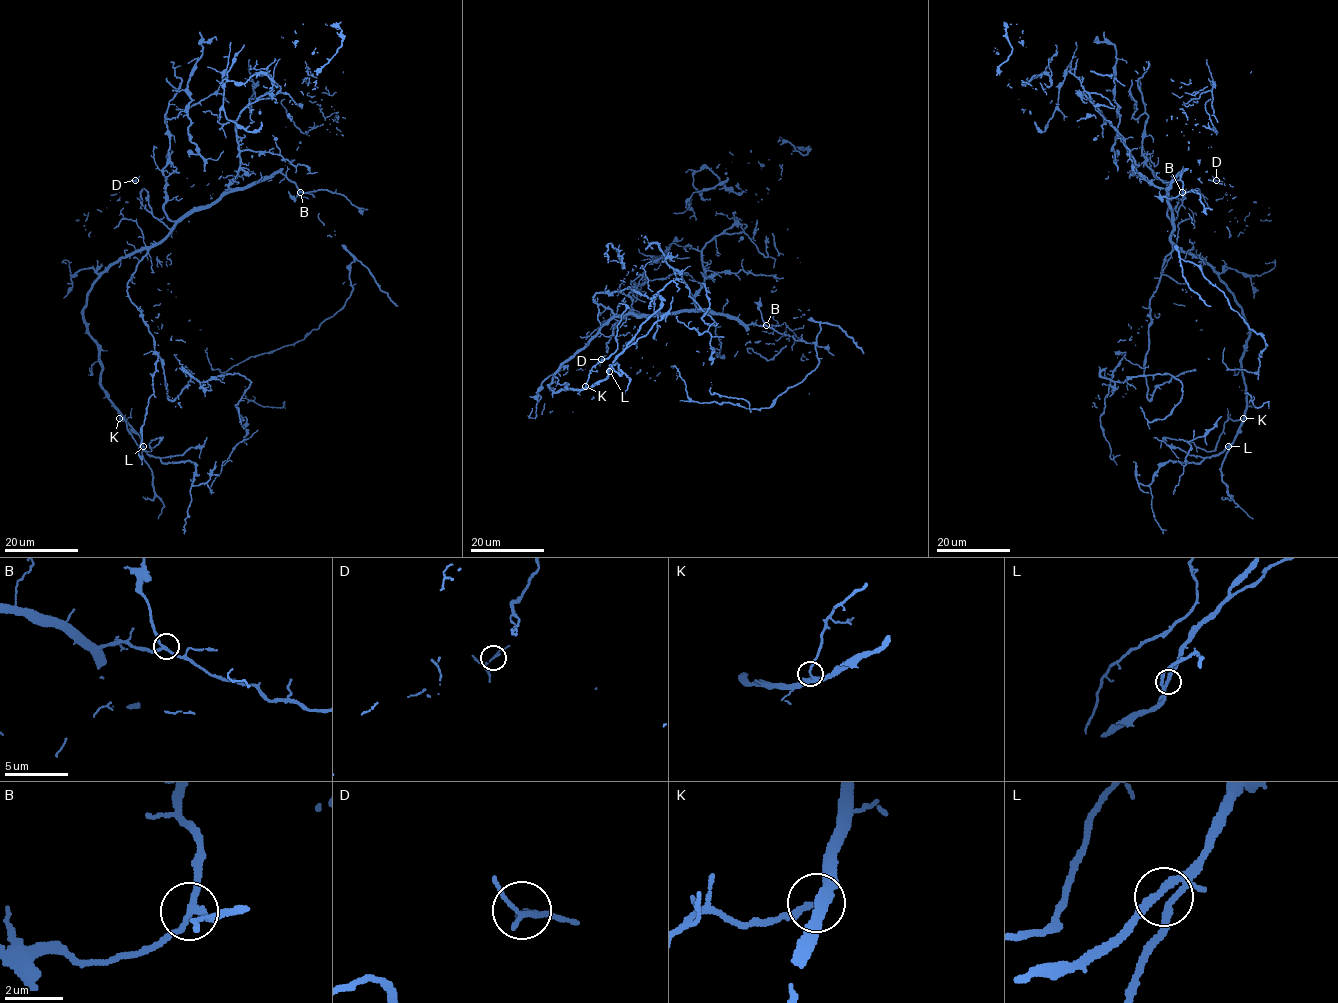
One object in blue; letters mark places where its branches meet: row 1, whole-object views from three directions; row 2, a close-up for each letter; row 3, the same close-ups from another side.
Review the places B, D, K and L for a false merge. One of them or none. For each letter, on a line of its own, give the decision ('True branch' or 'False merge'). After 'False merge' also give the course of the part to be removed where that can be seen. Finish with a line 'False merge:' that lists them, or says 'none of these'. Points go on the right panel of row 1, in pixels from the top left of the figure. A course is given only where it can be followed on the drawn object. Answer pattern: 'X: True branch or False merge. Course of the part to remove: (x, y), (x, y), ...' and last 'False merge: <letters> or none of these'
B: True branch
D: True branch
K: True branch
L: True branch
False merge: none of these

